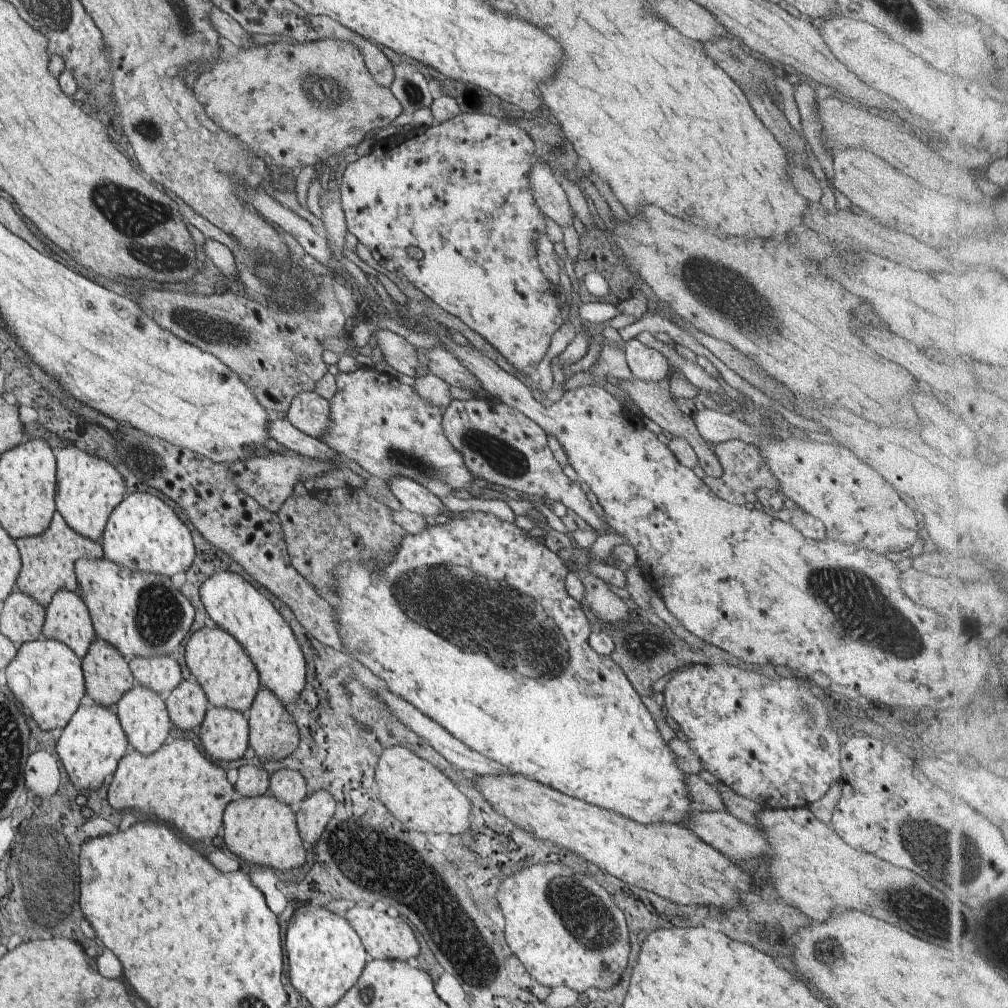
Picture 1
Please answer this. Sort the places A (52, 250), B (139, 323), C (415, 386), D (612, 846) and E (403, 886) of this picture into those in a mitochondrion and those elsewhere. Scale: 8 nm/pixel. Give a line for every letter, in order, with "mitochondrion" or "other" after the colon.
A: other
B: other
C: other
D: other
E: mitochondrion

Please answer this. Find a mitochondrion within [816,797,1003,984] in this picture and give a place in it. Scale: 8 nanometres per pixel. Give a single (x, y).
(950, 857)

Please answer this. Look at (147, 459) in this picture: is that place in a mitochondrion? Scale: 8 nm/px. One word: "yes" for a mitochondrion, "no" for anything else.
yes

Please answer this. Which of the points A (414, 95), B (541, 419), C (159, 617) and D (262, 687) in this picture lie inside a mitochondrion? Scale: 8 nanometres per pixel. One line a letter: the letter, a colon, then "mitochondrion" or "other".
A: mitochondrion
B: other
C: mitochondrion
D: other

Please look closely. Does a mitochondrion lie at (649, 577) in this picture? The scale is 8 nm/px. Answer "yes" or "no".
no

